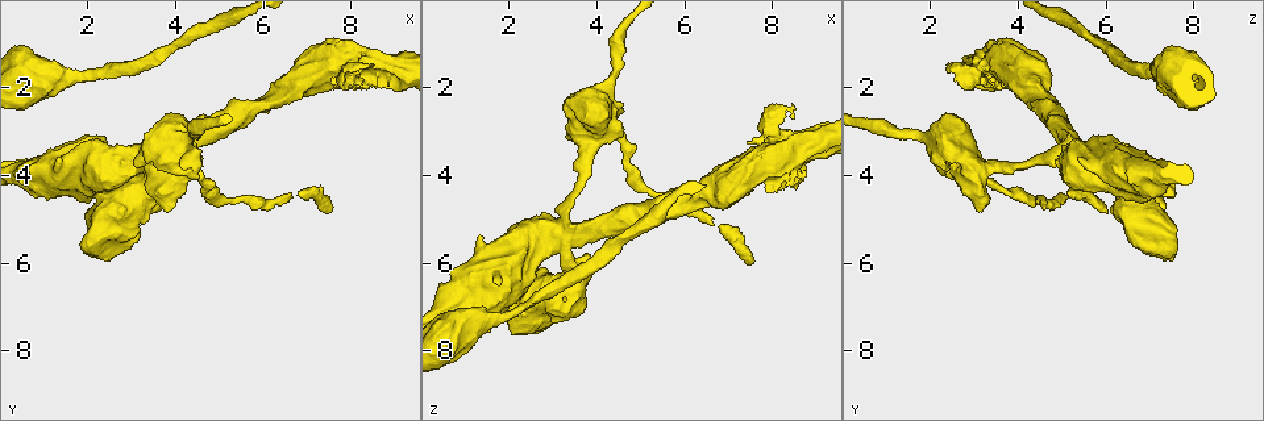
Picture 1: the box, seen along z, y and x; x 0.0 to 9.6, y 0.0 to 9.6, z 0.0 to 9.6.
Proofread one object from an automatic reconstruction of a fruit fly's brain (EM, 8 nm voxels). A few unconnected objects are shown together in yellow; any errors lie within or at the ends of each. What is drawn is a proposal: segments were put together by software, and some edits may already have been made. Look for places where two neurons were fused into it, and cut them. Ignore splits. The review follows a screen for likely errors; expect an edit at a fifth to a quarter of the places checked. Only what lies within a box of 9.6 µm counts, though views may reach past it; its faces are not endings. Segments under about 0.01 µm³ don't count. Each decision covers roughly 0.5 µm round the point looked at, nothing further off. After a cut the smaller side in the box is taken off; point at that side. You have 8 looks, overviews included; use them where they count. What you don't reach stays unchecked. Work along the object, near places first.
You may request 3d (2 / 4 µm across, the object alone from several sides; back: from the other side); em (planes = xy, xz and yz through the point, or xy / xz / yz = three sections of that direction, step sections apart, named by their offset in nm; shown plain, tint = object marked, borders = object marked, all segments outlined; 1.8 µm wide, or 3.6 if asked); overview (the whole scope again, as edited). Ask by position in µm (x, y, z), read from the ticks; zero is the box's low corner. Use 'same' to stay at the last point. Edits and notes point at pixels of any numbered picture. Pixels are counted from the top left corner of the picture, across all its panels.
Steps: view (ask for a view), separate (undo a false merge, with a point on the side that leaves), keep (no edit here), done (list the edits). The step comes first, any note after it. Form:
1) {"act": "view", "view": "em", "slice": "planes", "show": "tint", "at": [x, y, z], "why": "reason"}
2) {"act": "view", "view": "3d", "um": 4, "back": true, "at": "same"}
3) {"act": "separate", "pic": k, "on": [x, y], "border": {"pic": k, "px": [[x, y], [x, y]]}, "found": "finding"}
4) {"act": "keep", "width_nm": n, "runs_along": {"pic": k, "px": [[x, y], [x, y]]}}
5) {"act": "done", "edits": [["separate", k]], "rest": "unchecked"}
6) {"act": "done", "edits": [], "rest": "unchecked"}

{"act": "view", "view": "3d", "um": 4, "at": [4.10, 3.10, 2.60], "why": "sharp bend"}

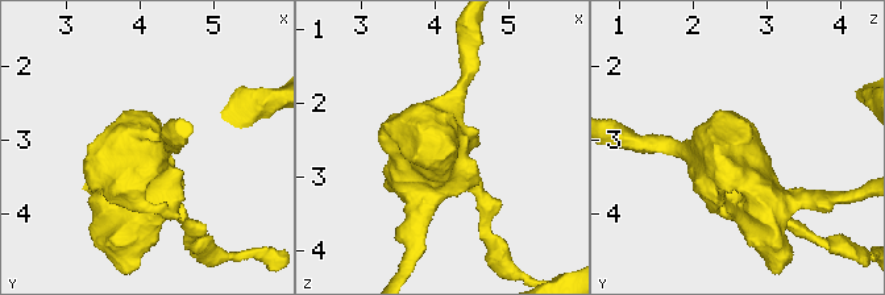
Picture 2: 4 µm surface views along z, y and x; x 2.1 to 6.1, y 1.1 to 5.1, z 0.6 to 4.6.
{"act": "view", "view": "em", "um": 3.6, "slice": "planes", "show": "plain", "at": [4.10, 3.05, 2.65]}

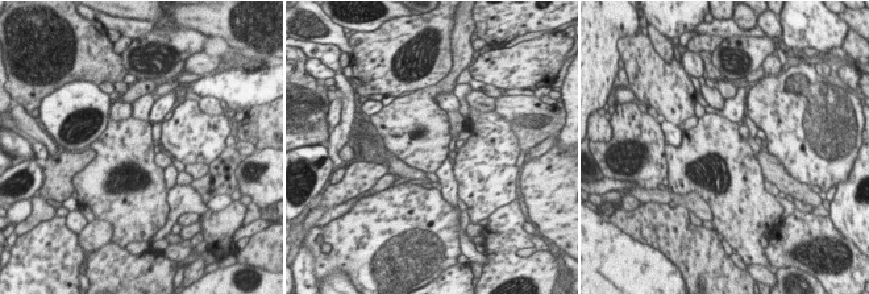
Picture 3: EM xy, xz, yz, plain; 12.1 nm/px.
{"act": "view", "view": "em", "um": 3.6, "slice": "planes", "show": "tint", "at": "same"}

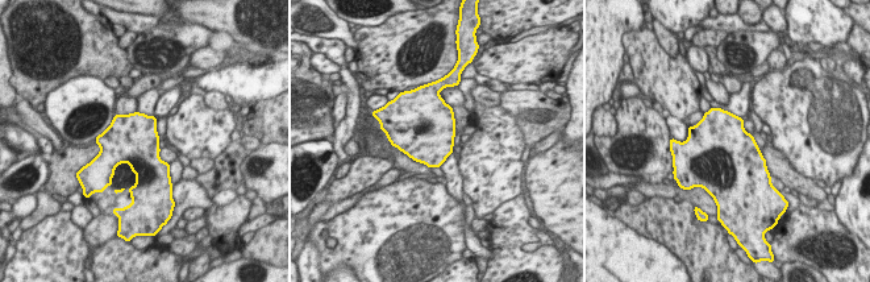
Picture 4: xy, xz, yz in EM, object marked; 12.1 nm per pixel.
{"act": "keep", "width_nm": 600, "found": "continuous, no second neuron"}

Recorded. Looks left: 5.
{"act": "view", "view": "3d", "um": 4, "at": [3.15, 3.65, 5.00], "why": "touches itself"}

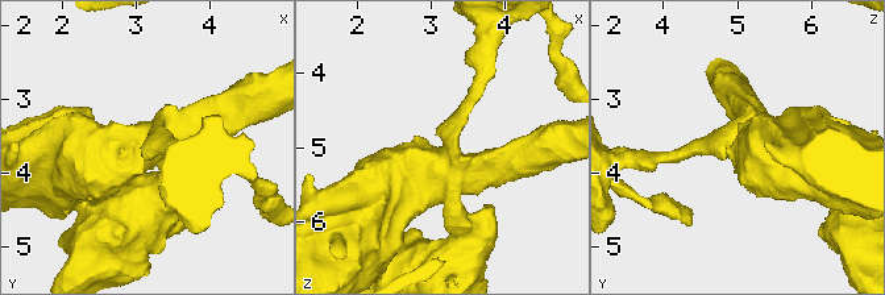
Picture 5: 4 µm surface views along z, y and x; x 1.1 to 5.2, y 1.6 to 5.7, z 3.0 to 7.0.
{"act": "view", "view": "em", "slice": "yz", "step": 8, "show": "tint", "at": [3.05, 3.70, 5.00]}

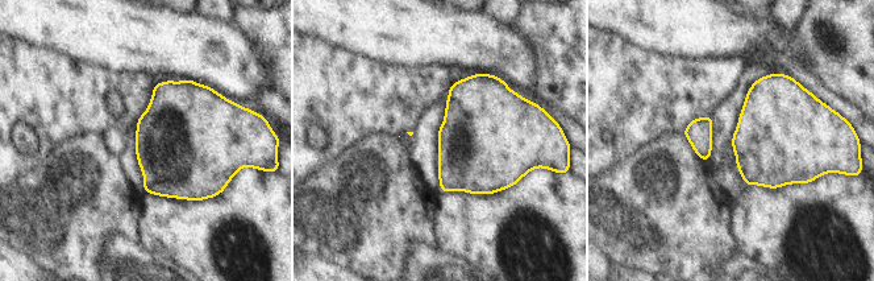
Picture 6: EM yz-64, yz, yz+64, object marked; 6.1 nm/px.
{"act": "view", "view": "em", "slice": "planes", "show": "tint", "at": "same"}

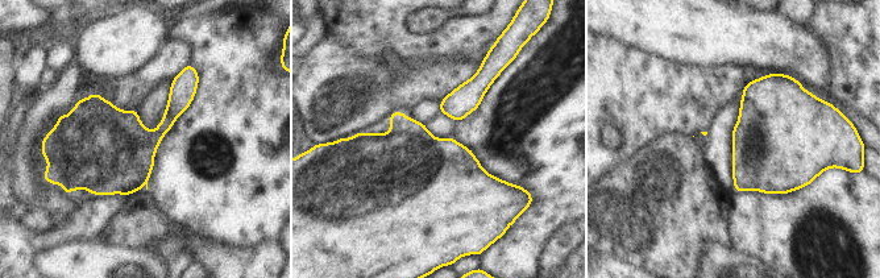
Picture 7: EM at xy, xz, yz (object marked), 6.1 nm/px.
{"act": "separate", "pic": 7, "on": [183, 86], "border": {"pic": 7, "px": [[165, 113], [173, 121]]}, "found": "a second neuron is stuck on"}

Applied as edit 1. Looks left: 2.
{"act": "view", "view": "overview", "why": "see it whole again"}

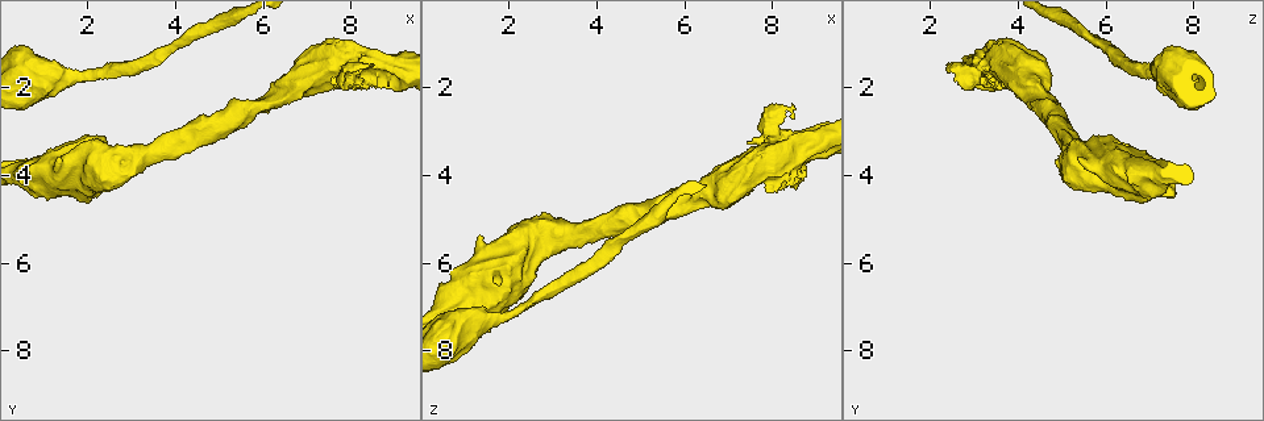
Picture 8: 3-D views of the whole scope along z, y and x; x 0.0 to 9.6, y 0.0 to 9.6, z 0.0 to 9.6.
{"act": "view", "view": "em", "um": 3.6, "slice": "planes", "show": "tint", "at": [1.30, 1.70, 7.25], "why": "abrupt turn"}

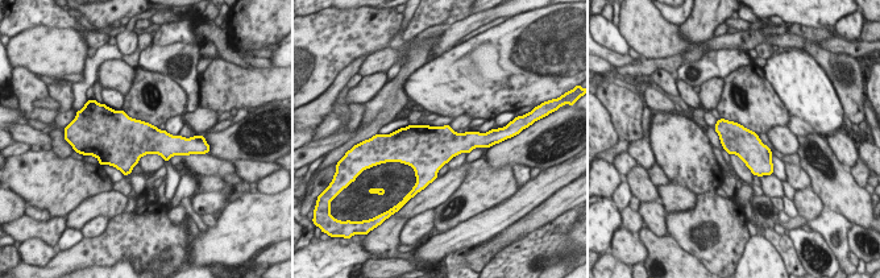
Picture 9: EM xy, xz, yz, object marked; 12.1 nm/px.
{"act": "keep", "found": "one neuron here"}

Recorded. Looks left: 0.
{"act": "done", "edits": [["separate", 7]], "rest": "unchecked"}

